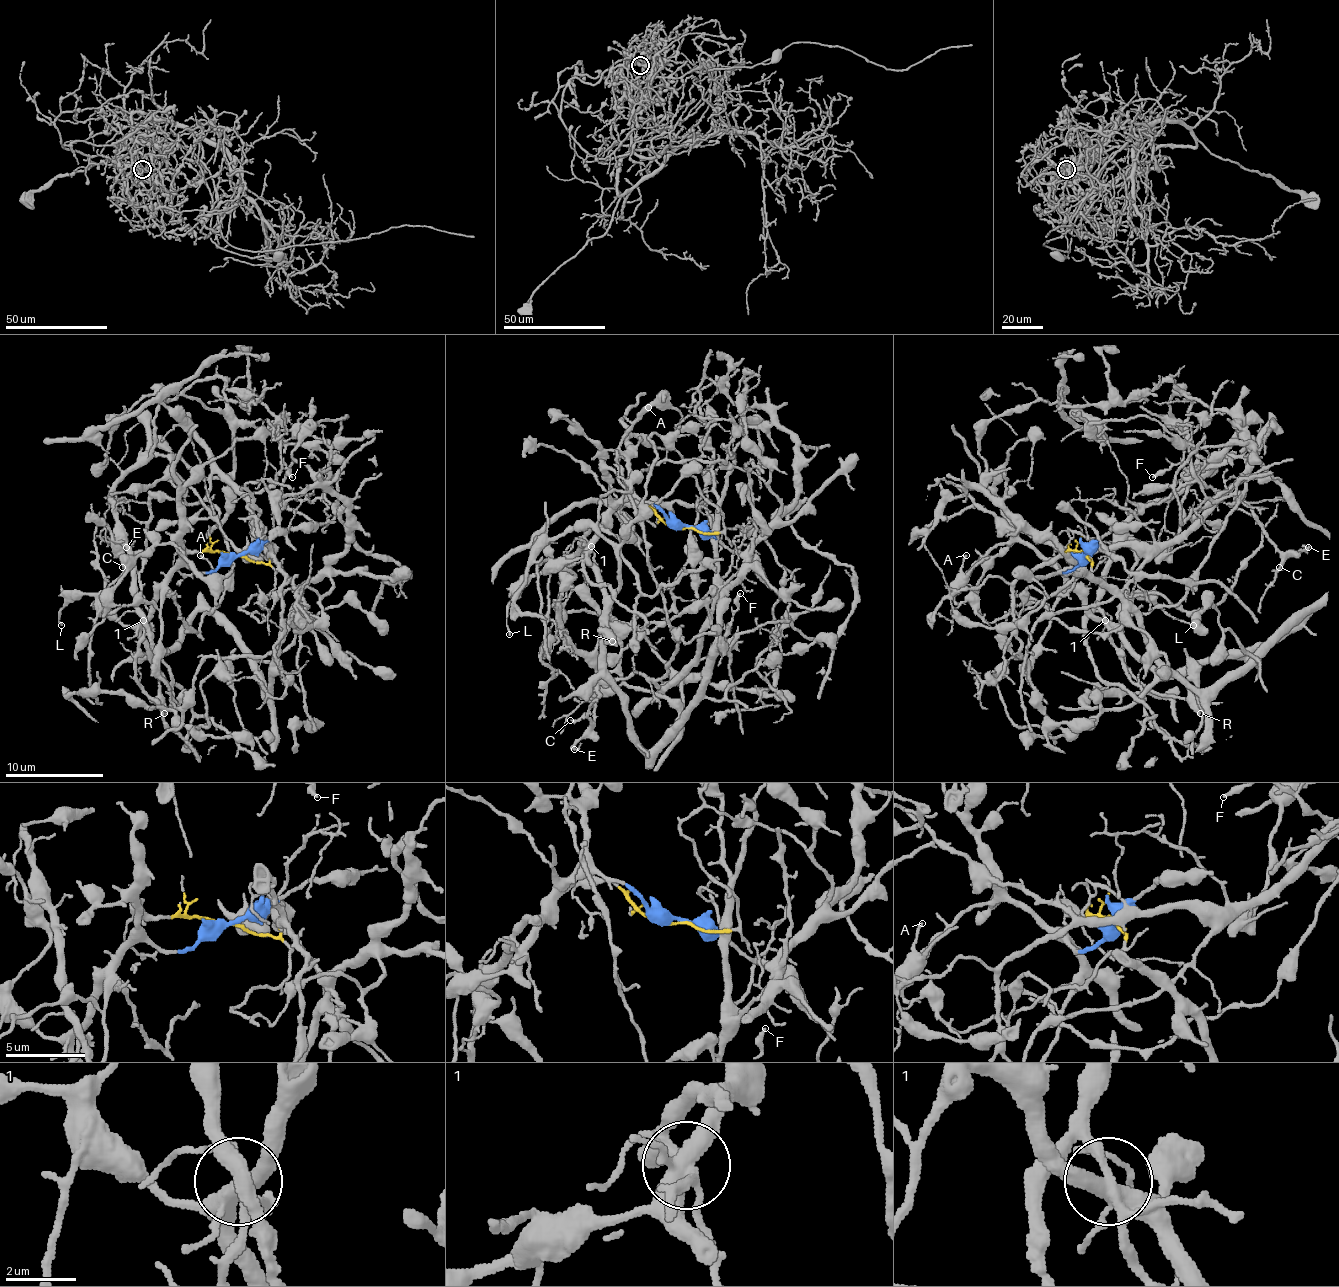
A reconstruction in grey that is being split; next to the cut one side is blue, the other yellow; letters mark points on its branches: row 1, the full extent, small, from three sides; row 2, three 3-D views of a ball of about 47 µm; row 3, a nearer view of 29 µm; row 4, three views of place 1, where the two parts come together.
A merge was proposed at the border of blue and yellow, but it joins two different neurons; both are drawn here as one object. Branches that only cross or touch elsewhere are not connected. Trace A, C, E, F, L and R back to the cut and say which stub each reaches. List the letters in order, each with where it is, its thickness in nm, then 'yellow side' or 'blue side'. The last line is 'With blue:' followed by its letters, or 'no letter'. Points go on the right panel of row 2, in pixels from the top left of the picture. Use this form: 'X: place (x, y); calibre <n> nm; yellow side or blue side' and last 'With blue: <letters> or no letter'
A: place (966, 555); calibre 160 nm; blue side
C: place (1279, 567); calibre 190 nm; yellow side
E: place (1308, 547); calibre 280 nm; yellow side
F: place (1152, 477); calibre 240 nm; yellow side
L: place (1193, 625); calibre 140 nm; blue side
R: place (1200, 713); calibre 600 nm; blue side
With blue: A, L, R

